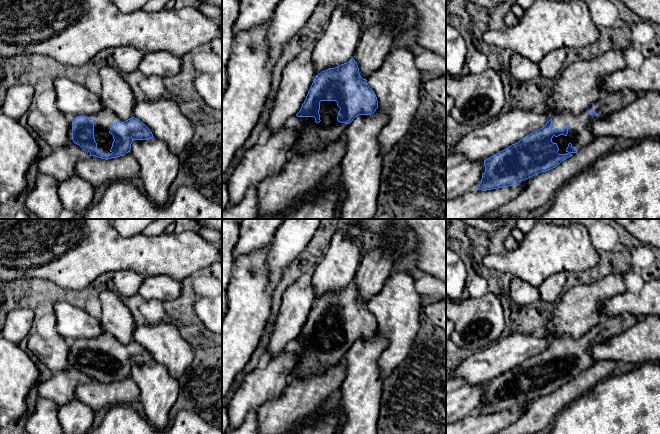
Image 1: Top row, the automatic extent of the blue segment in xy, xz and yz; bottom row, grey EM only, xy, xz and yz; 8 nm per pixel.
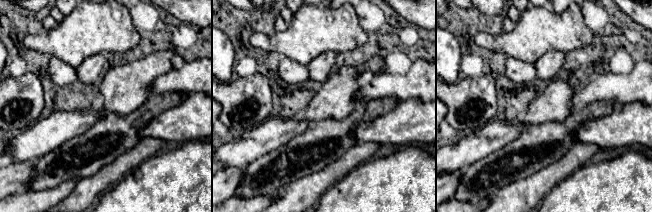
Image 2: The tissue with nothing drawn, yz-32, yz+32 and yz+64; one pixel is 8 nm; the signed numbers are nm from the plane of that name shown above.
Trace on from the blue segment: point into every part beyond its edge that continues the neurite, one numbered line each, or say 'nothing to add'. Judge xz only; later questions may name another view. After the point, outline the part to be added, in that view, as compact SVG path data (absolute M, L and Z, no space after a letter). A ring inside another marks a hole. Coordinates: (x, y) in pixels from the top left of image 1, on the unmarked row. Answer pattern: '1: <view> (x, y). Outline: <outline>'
1: xz (312, 360). Outline: M321 325L320 326L320 346L316 347L314 341L297 341L296 339L291 344L291 350L297 353L298 362L288 376L288 382L294 379L303 379L308 376L320 374L326 369L336 365L342 357L345 356L347 347L337 345L340 332L336 325Z

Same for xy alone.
1: xy (103, 344). Outline: M104 332L99 337L80 340L86 340L94 344L94 361L97 367L97 373L100 374L102 378L111 378L110 373L114 363L113 359L109 357L110 351L113 347L117 345L124 346L124 344L107 332Z

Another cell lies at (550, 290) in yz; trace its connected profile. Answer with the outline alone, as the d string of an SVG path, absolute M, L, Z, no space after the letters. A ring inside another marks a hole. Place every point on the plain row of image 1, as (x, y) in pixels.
M559 272L547 277L539 286L540 300L557 303L567 282L567 272Z

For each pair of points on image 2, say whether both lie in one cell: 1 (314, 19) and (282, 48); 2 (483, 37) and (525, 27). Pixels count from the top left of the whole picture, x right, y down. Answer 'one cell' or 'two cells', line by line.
1: one cell
2: one cell

